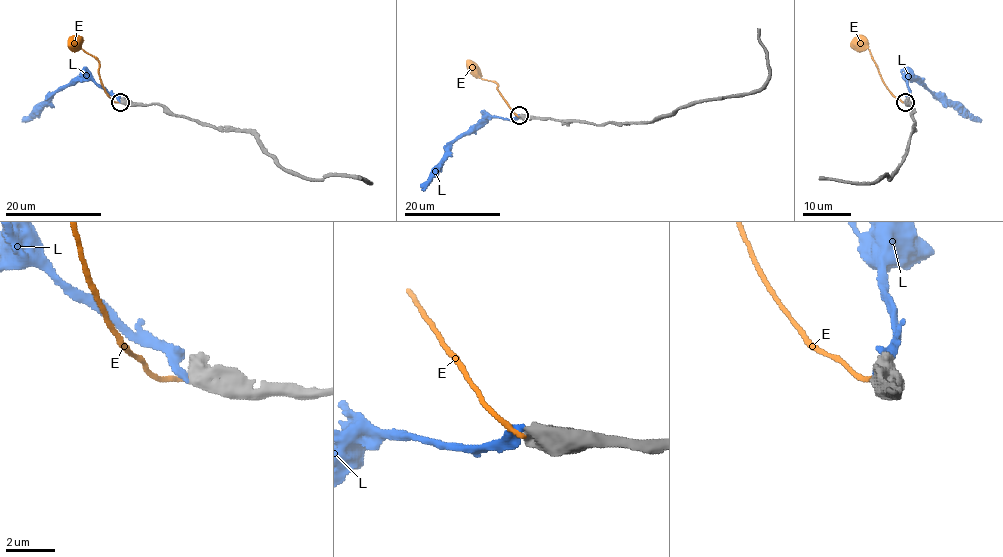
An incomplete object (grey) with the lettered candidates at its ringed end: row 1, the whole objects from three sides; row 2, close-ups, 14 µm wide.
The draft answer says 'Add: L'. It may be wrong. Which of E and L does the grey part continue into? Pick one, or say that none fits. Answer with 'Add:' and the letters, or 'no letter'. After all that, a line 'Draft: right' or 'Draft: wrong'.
Add: L
Draft: right

